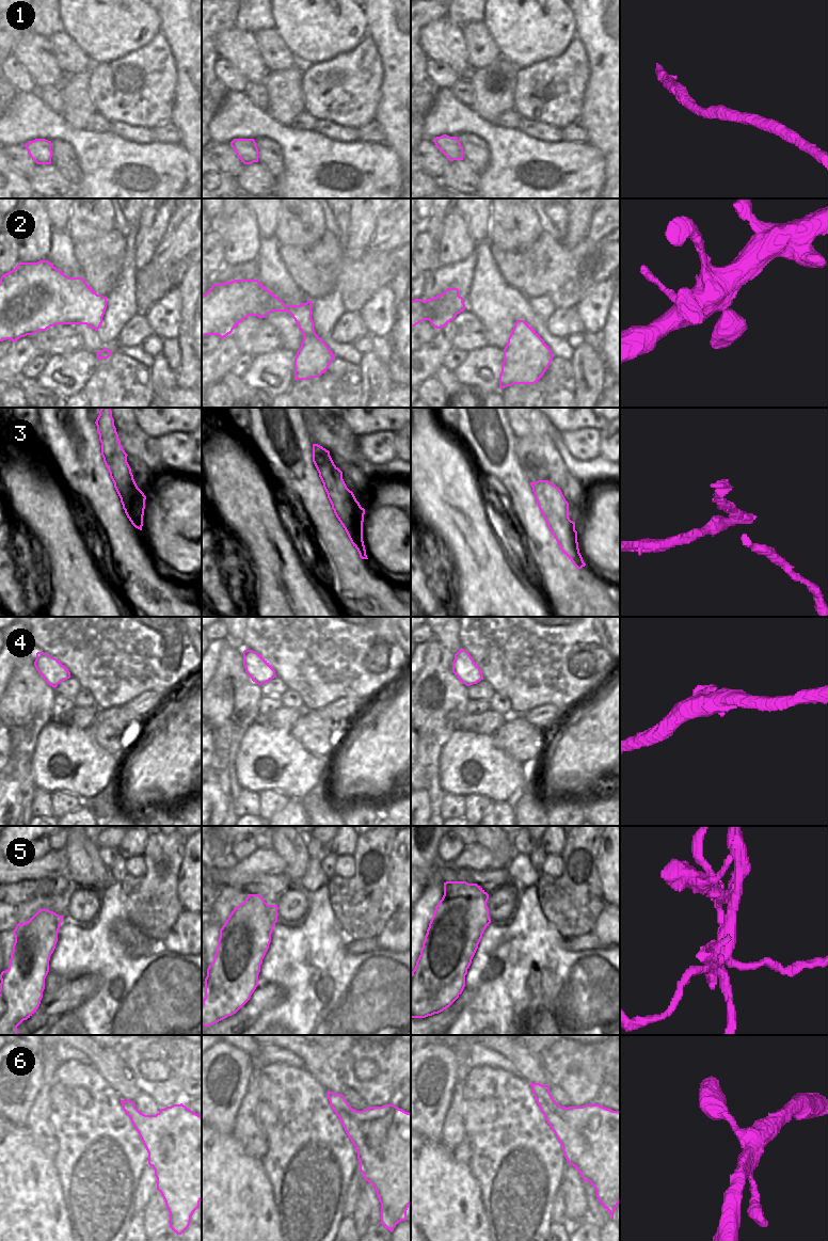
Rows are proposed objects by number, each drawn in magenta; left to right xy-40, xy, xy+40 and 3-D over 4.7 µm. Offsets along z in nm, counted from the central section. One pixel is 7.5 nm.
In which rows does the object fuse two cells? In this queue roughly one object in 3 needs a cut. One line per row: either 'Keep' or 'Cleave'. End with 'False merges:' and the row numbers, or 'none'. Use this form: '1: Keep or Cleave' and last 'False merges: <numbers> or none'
1: Keep
2: Keep
3: Cleave
4: Keep
5: Cleave
6: Keep
False merges: 3, 5

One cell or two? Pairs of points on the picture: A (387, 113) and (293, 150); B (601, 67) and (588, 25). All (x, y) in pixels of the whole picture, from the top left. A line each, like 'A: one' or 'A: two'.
A: two
B: one

